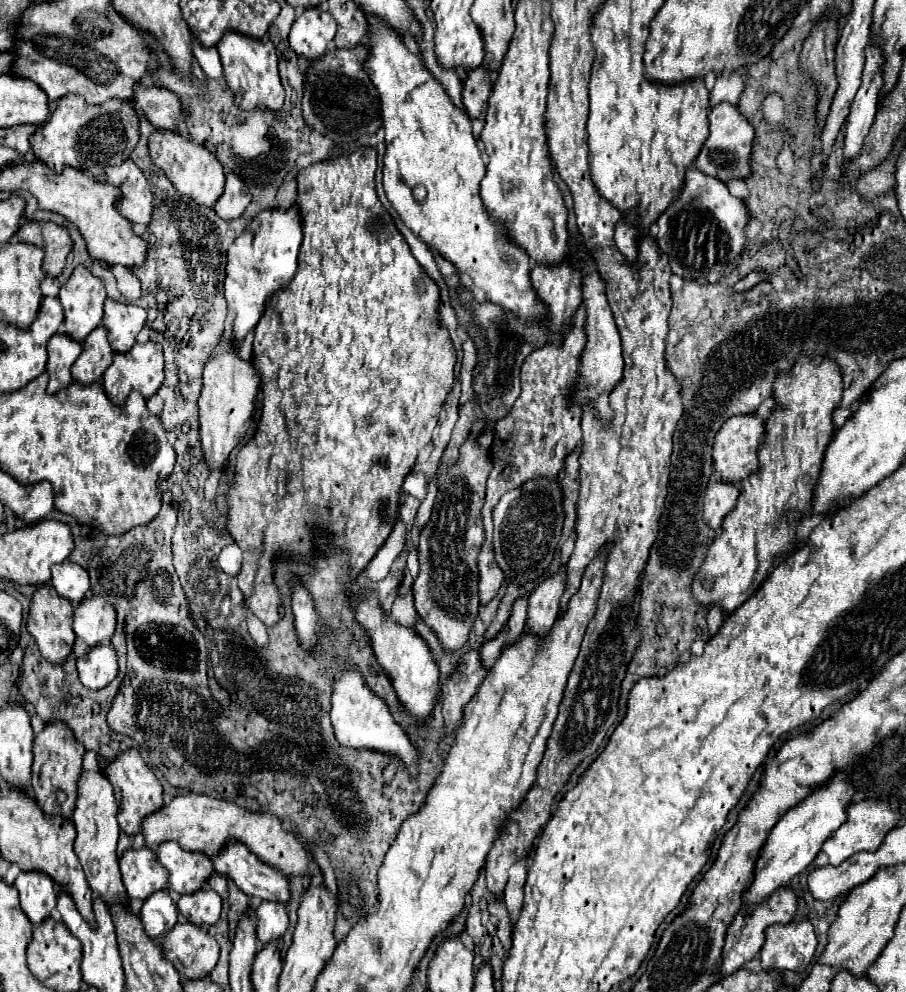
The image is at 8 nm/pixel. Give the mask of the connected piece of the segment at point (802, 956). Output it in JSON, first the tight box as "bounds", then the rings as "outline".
{"bounds":[760,922,816,972],"outline":[[[804,922],[772,924],[766,930],[766,942],[760,950],[762,968],[772,972],[786,970],[806,970],[816,952],[816,934],[814,926]]]}

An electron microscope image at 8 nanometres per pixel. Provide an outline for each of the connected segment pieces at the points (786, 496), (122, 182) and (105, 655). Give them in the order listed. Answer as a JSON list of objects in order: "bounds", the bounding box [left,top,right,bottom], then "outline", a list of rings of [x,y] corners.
[{"bounds":[692,356,842,614],"outline":[[[798,356],[794,366],[788,372],[780,372],[774,380],[774,410],[766,420],[764,442],[758,446],[758,470],[740,482],[740,496],[736,508],[724,518],[722,534],[712,542],[704,566],[698,570],[692,584],[692,592],[702,604],[720,604],[726,614],[732,614],[742,602],[746,602],[760,586],[772,568],[772,558],[780,552],[786,552],[792,542],[796,528],[804,516],[810,514],[810,502],[814,484],[820,474],[820,464],[824,450],[832,438],[832,414],[842,400],[842,374],[832,358],[822,358],[820,364],[814,364],[808,356]]]},{"bounds":[106,158,152,224],"outline":[[[128,158],[120,166],[106,168],[106,180],[122,192],[118,212],[134,224],[148,224],[152,216],[152,190],[142,170]]]},{"bounds":[76,644,118,690],"outline":[[[102,644],[100,648],[90,648],[82,658],[76,660],[80,682],[90,690],[102,690],[106,688],[118,674],[118,662],[116,652],[108,644]]]}]

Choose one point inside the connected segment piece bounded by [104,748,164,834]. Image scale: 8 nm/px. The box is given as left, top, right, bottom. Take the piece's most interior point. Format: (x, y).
(138, 793)

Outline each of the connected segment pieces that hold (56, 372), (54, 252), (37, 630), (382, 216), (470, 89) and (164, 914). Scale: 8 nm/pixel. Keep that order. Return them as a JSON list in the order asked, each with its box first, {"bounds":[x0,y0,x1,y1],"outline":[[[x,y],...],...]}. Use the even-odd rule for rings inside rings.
[{"bounds":[46,332,82,392],"outline":[[[58,332],[48,340],[48,364],[46,370],[50,374],[48,392],[60,392],[60,388],[66,388],[72,384],[70,366],[76,362],[76,358],[82,352],[82,344],[72,340],[68,334]]]},{"bounds":[28,220,72,278],"outline":[[[28,220],[28,242],[36,244],[44,250],[44,272],[56,278],[62,268],[64,260],[72,250],[72,240],[68,232],[54,222],[36,222]]]},{"bounds":[28,584,76,664],"outline":[[[44,584],[40,586],[34,596],[32,596],[32,606],[30,606],[30,616],[28,616],[28,632],[34,636],[42,656],[52,662],[52,664],[60,664],[62,660],[66,660],[72,650],[74,650],[74,640],[76,634],[72,630],[72,616],[74,616],[74,608],[70,604],[70,600],[64,600],[62,596],[58,596],[58,592],[52,588],[52,584]]]},{"bounds":[228,146,456,626],"outline":[[[356,146],[352,152],[332,154],[328,160],[310,164],[298,172],[296,206],[300,210],[302,232],[304,232],[304,240],[302,240],[302,248],[300,248],[300,256],[298,256],[298,272],[292,278],[292,284],[288,284],[288,288],[284,288],[284,290],[276,292],[276,296],[272,296],[262,320],[258,322],[258,326],[254,330],[256,336],[254,336],[252,364],[256,366],[256,372],[260,374],[264,408],[262,408],[262,416],[260,416],[254,438],[244,448],[240,448],[238,458],[236,458],[236,480],[228,492],[228,506],[230,506],[228,530],[236,538],[236,544],[244,550],[242,570],[236,578],[238,588],[242,590],[252,612],[266,626],[276,624],[282,616],[280,594],[278,594],[276,586],[272,586],[272,558],[280,552],[294,554],[298,558],[310,556],[312,554],[312,530],[316,526],[332,530],[336,548],[344,548],[350,552],[352,574],[358,574],[360,570],[364,570],[368,566],[368,562],[374,558],[380,544],[390,536],[390,532],[394,528],[394,522],[398,518],[398,500],[400,500],[404,476],[412,470],[420,448],[424,448],[432,440],[434,428],[438,426],[438,414],[446,402],[446,396],[450,394],[450,390],[454,386],[456,350],[452,346],[448,330],[438,320],[440,288],[424,272],[424,268],[420,264],[416,264],[416,258],[412,256],[408,244],[404,242],[402,234],[394,226],[392,216],[380,204],[378,194],[376,194],[376,184],[374,184],[374,172],[376,172],[376,150],[370,146]]]},{"bounds":[462,64,492,118],"outline":[[[482,64],[468,72],[468,78],[462,90],[462,100],[470,118],[484,118],[486,102],[490,98],[490,88],[492,88],[492,82],[490,82],[488,66]]]},{"bounds":[140,890,178,938],"outline":[[[158,890],[144,900],[140,920],[150,938],[158,938],[174,928],[178,910],[166,890]]]}]

